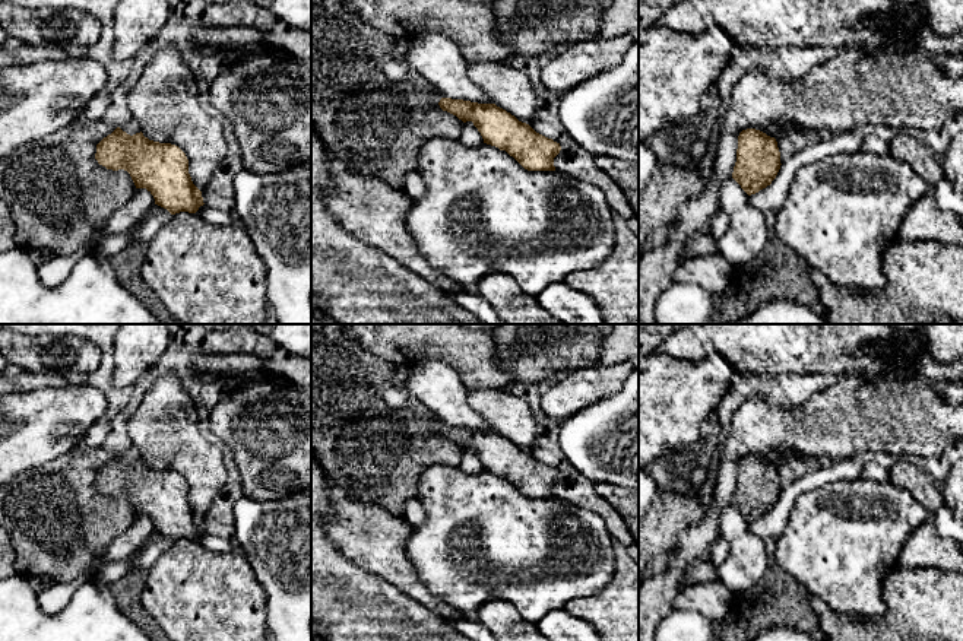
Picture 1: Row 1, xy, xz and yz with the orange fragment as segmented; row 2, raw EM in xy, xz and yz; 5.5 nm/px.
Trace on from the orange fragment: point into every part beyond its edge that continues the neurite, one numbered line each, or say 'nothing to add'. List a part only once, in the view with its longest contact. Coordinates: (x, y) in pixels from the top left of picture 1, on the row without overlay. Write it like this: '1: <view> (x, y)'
nothing to add

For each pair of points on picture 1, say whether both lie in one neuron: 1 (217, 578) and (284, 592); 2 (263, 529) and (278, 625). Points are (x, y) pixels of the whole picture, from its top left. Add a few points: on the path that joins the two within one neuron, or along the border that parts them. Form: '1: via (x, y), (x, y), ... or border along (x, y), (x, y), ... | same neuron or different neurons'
1: border along (244, 558), (265, 592), (268, 621) | different neurons
2: via (279, 552), (279, 602) | same neuron

